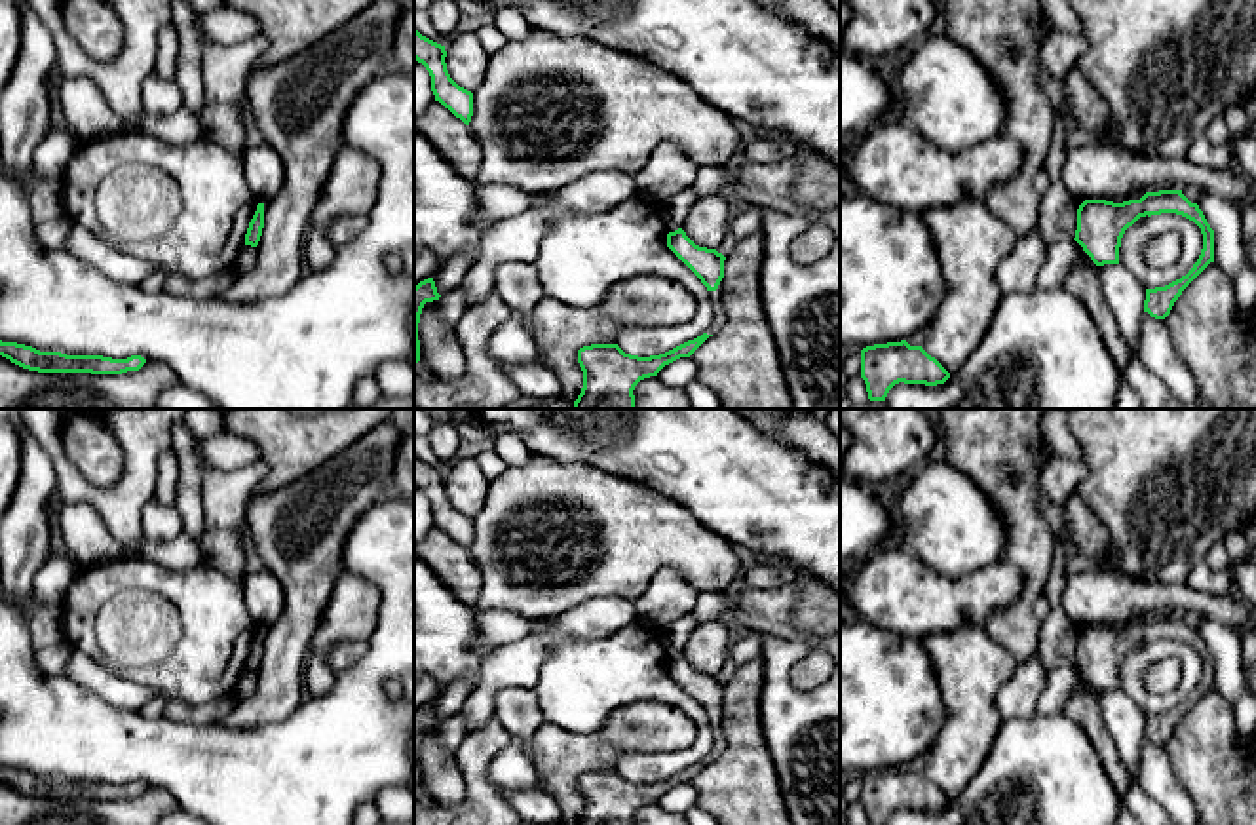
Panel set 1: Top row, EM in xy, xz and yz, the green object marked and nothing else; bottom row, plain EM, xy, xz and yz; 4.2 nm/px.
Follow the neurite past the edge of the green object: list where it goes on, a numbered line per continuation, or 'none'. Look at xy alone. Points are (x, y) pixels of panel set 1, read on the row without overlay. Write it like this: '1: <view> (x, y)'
none

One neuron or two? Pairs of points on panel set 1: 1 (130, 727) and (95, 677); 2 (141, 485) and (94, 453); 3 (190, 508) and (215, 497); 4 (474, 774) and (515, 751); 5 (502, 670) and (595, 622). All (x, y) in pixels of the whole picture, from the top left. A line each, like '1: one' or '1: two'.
1: two
2: two
3: two
4: two
5: one

